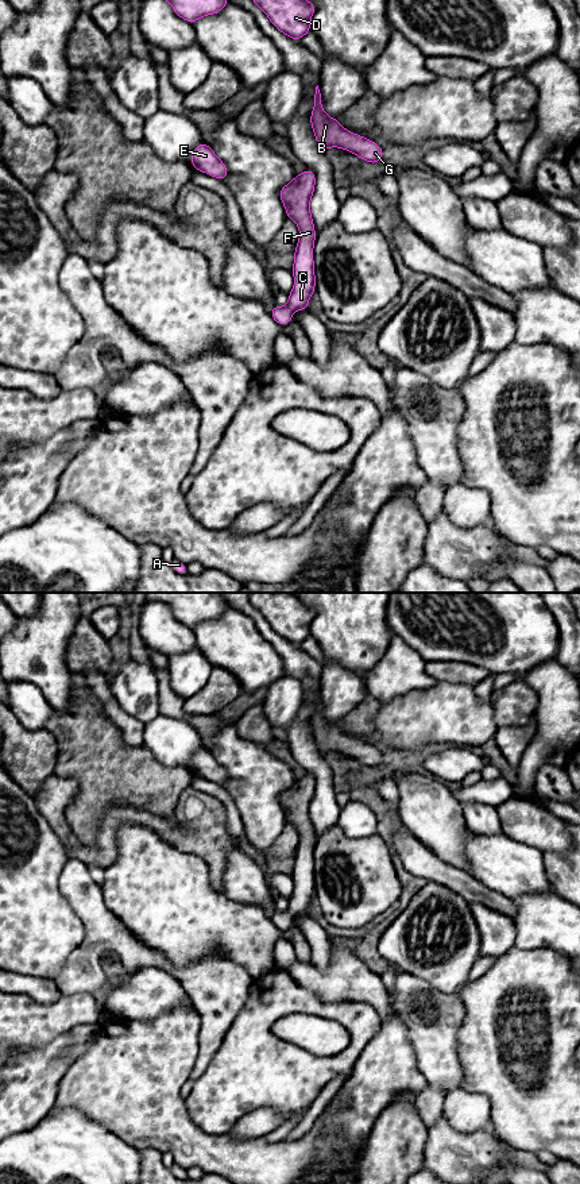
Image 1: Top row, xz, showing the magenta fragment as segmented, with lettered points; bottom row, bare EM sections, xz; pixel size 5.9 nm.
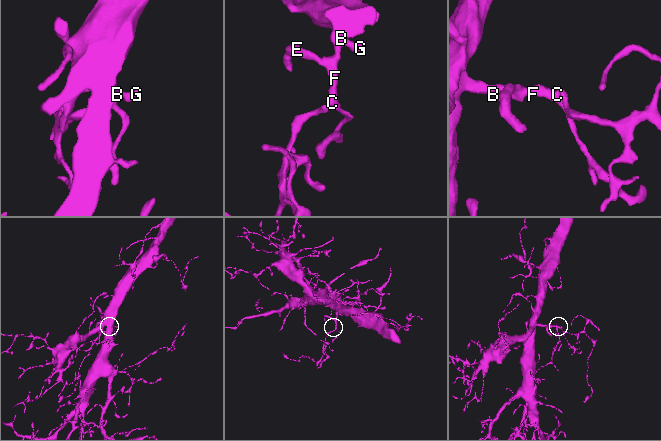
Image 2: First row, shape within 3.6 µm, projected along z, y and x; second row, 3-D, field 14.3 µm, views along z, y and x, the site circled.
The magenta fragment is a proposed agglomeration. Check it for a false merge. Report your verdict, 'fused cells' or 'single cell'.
single cell

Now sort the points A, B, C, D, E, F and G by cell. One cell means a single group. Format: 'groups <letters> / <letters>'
groups A B C D E F G

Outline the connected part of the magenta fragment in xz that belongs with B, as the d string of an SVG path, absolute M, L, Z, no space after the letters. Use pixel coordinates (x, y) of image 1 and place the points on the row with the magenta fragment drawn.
M318 85L316 86L310 124L314 132L314 138L322 151L329 147L340 147L360 157L364 162L380 163L383 150L378 143L366 139L361 135L349 132L340 124L339 119L329 117L322 111L322 99Z

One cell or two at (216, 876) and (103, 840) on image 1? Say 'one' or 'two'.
one

